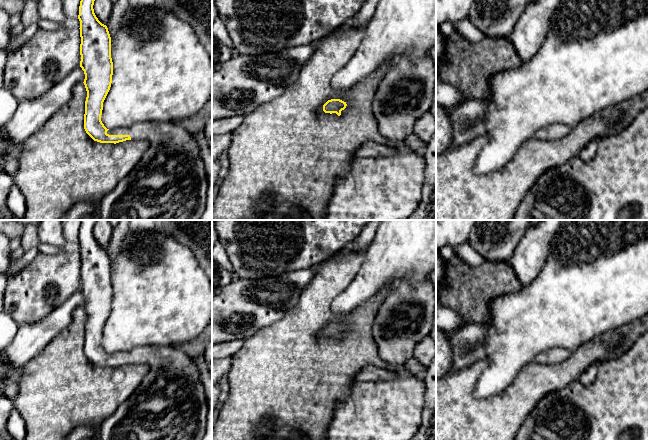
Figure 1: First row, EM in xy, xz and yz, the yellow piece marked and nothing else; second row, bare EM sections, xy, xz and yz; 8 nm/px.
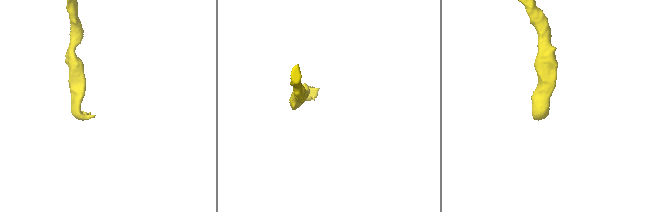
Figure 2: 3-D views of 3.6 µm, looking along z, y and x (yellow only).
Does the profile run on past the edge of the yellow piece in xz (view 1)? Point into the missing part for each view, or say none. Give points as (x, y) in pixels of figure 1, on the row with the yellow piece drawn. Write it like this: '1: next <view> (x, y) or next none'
1: next none

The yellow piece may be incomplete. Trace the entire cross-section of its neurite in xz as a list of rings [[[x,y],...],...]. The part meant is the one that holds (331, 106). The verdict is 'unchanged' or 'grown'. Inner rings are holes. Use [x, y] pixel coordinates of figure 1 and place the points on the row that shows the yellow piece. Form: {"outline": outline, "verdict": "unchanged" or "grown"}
{"outline": [[[331,99],[328,100],[324,105],[323,105],[323,111],[325,113],[336,113],[338,116],[341,115],[341,111],[346,108],[347,104],[346,102],[340,100],[340,99]]], "verdict": "unchanged"}

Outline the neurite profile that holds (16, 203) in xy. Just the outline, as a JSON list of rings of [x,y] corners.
[[[13,184],[6,201],[6,207],[11,214],[22,220],[26,214],[26,200],[20,189]]]

